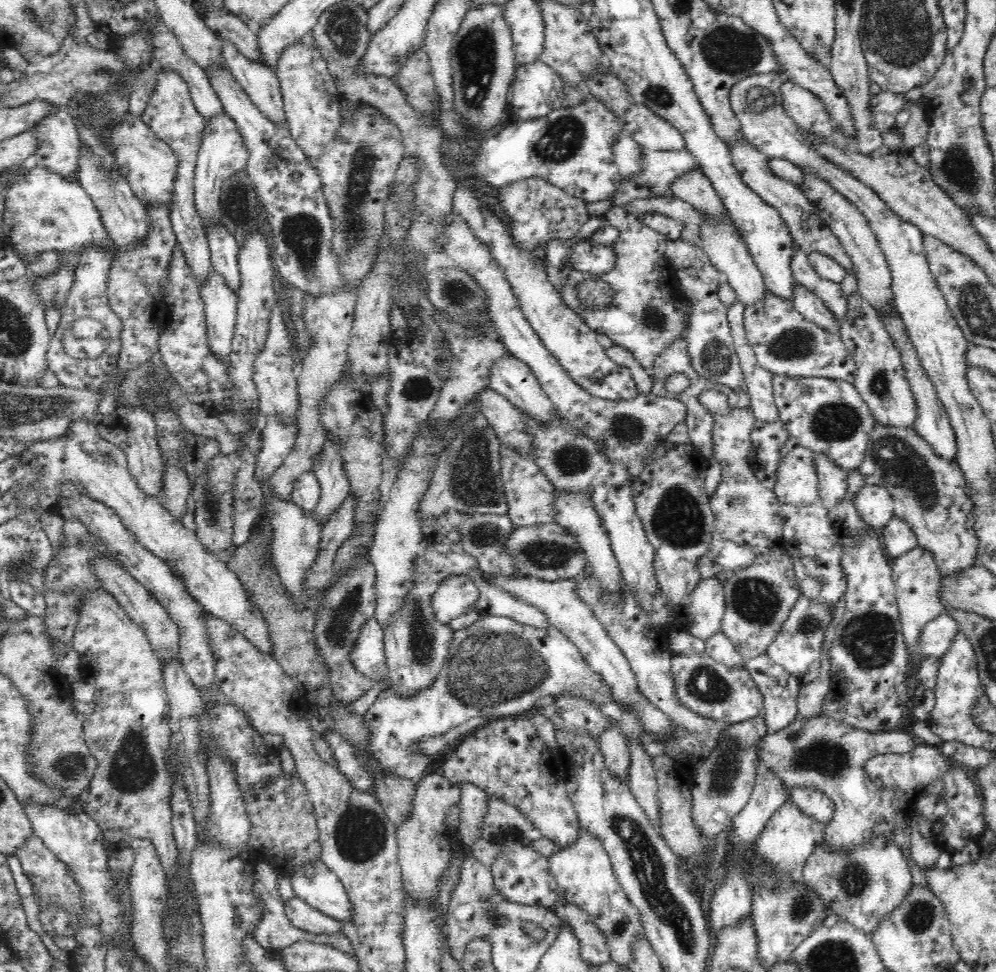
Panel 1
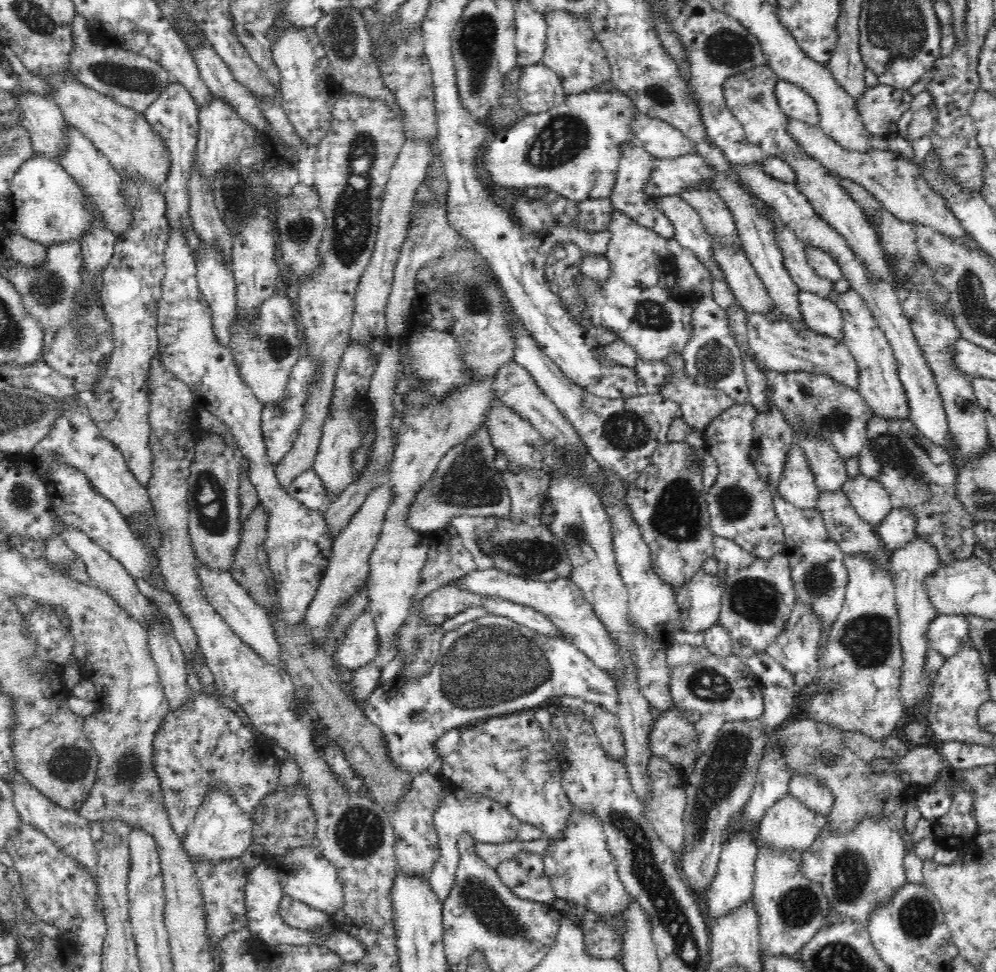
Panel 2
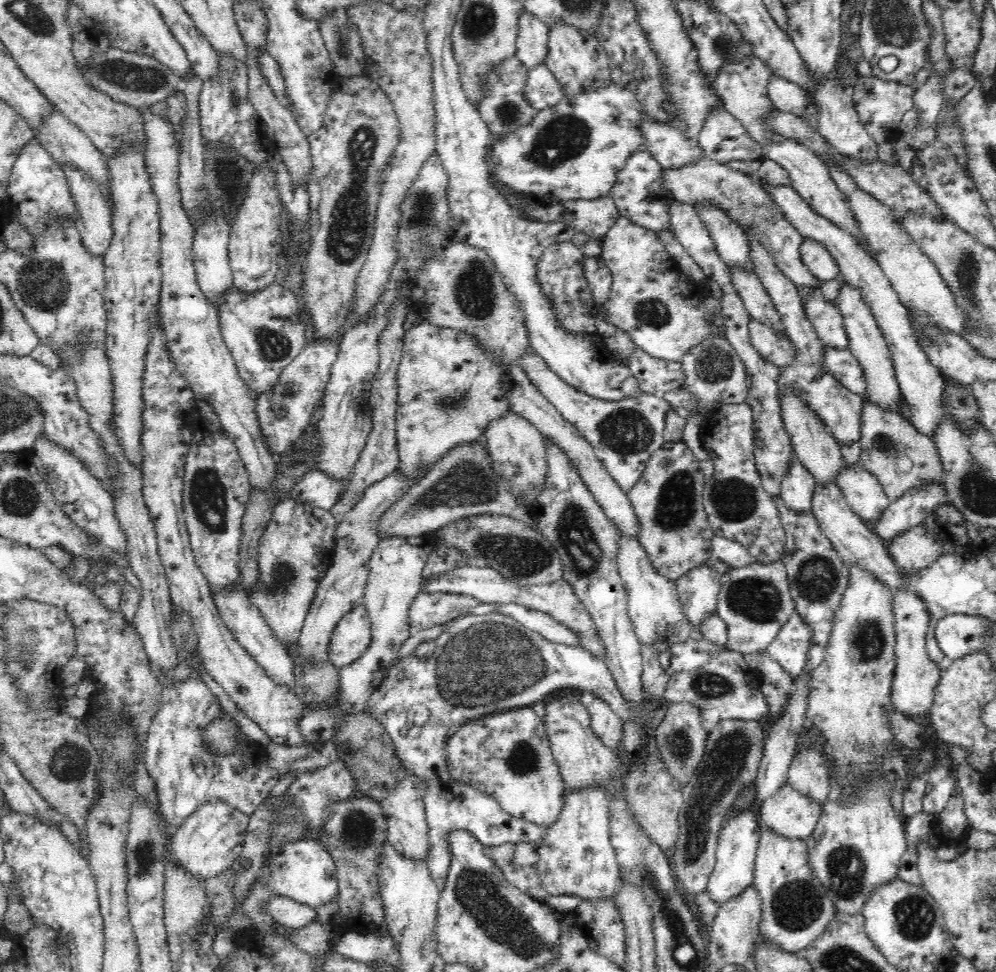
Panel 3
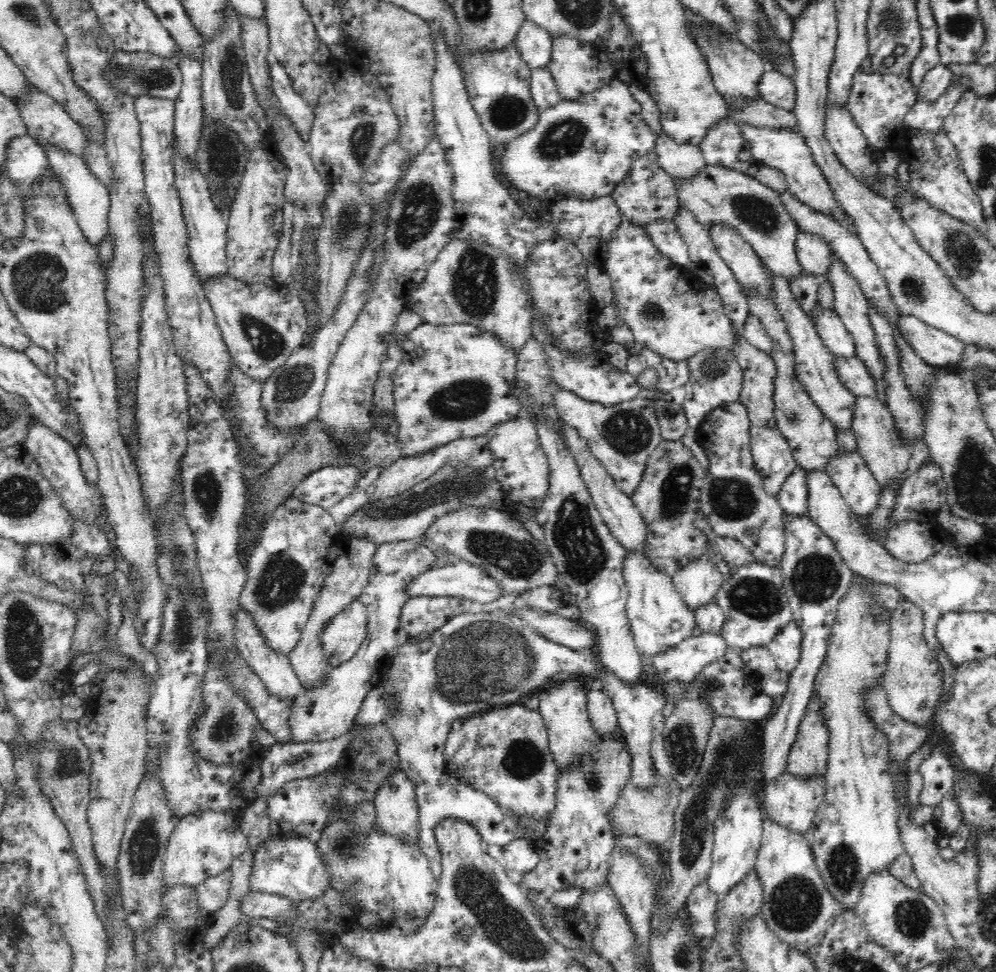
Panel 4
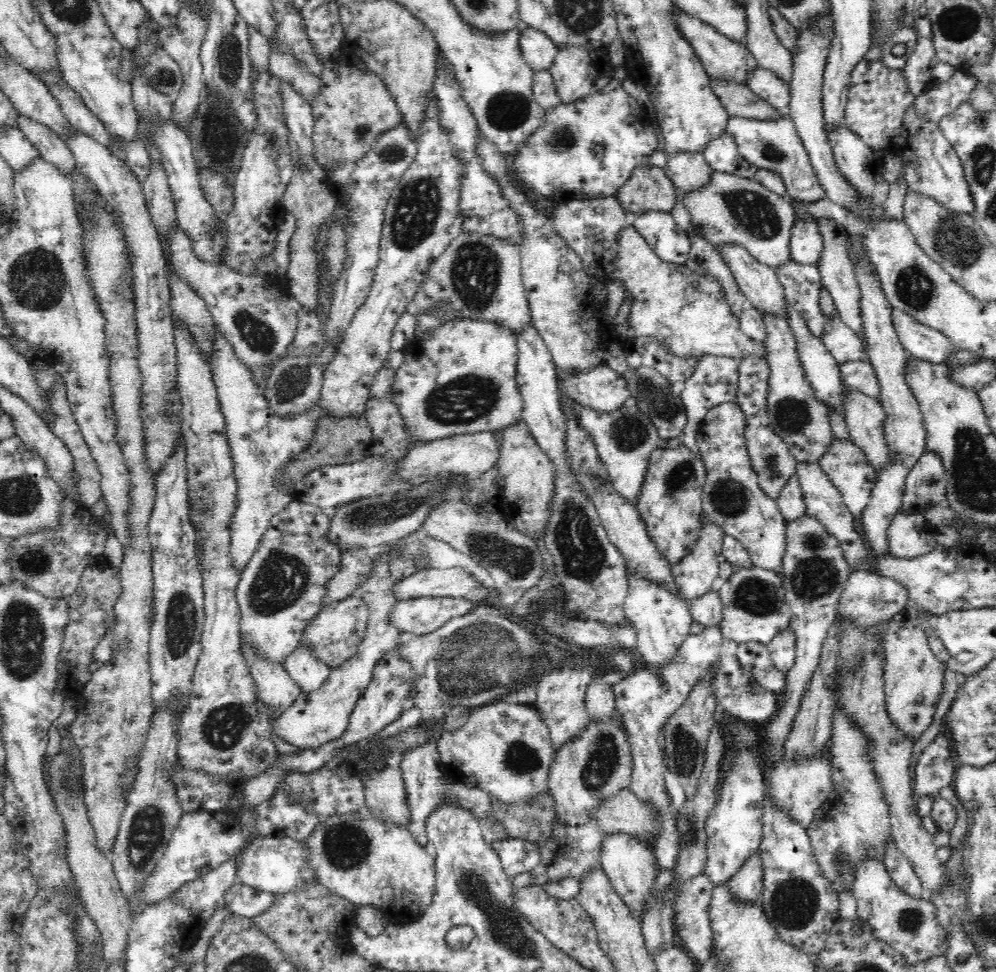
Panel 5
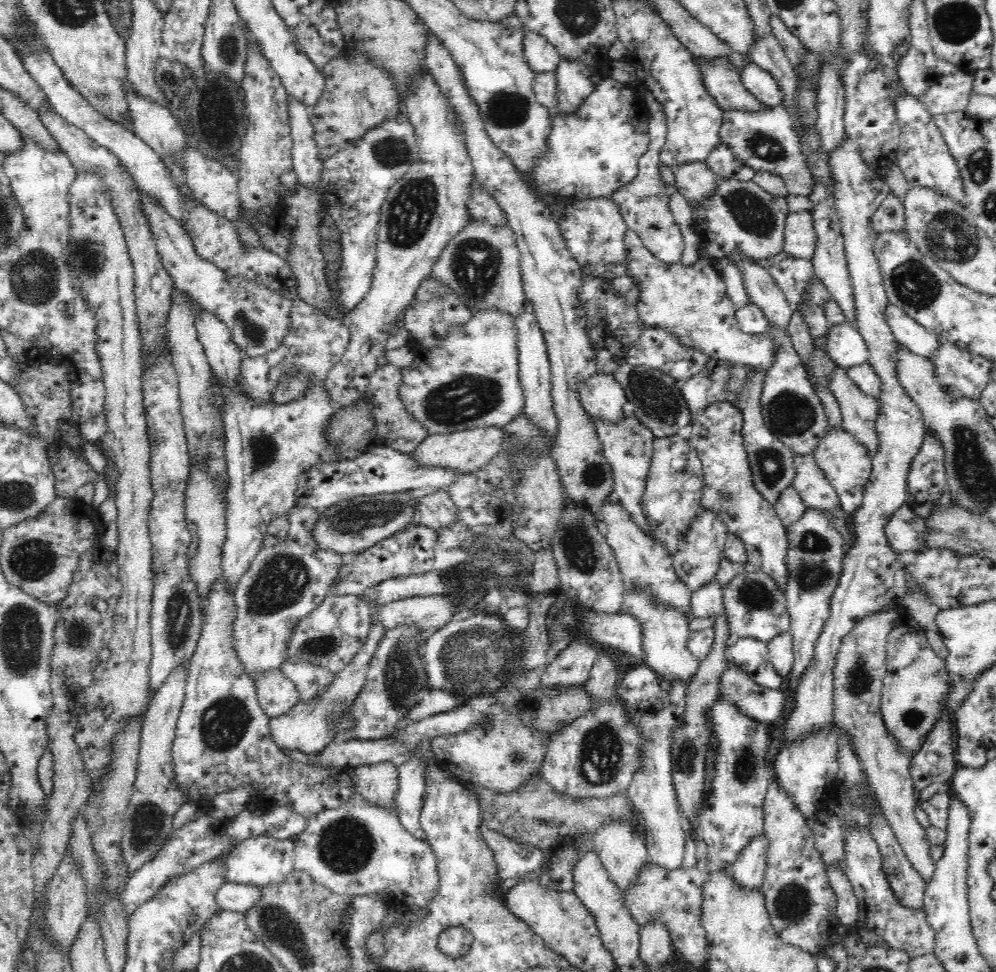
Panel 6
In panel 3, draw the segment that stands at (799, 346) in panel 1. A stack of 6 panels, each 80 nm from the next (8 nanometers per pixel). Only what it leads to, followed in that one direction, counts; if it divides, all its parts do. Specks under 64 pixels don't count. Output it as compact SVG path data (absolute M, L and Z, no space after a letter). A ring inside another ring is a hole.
M750 319L749 339L756 351L766 361L776 364L777 367L787 367L795 359L795 346L787 334L779 334L767 324ZM824 346L824 358L822 365L836 380L854 394L866 397L866 379L864 371L858 359L852 355L851 350L840 350L839 348L828 348Z

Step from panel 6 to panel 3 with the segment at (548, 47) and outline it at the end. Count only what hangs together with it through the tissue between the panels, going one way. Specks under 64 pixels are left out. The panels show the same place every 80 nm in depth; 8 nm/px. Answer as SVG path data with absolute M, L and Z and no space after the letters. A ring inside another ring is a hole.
M524 9L518 22L515 55L527 69L545 64L548 38L549 26Z

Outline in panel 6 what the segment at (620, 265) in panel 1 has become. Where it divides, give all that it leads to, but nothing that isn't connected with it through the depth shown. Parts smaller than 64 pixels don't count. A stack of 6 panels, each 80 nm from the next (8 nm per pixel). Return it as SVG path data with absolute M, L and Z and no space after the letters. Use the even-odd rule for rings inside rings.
M627 230L627 276L637 283L640 290L636 307L642 328L660 326L680 337L688 347L700 349L711 359L728 360L730 363L747 364L768 370L776 360L776 343L768 331L759 335L742 332L735 317L736 306L726 294L726 285L709 260L699 257L692 266L665 264L658 260L640 240L637 232Z

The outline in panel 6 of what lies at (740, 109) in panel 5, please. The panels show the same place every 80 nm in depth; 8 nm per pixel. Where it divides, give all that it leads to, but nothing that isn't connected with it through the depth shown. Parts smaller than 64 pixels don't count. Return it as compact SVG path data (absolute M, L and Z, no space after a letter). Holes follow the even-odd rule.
M696 58L696 61L708 94L720 108L752 112L765 107L764 103L746 90L741 82L741 70L734 63L726 59L700 63Z

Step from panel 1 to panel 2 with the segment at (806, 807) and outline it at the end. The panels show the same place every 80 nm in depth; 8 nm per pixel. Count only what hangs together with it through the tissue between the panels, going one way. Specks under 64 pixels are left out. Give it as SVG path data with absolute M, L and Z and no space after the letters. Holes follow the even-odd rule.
M793 774L789 780L789 793L800 803L825 817L832 810L832 791L820 781L820 777L816 774Z

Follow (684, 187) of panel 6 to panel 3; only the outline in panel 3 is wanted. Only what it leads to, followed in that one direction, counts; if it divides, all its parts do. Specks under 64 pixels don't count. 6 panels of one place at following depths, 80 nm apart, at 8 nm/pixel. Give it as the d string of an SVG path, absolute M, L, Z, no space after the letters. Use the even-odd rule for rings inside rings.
M642 122L641 133L645 144L648 144L647 151L663 170L682 169L703 158L702 148L698 145L699 138L684 137L680 130L670 127L668 123Z

